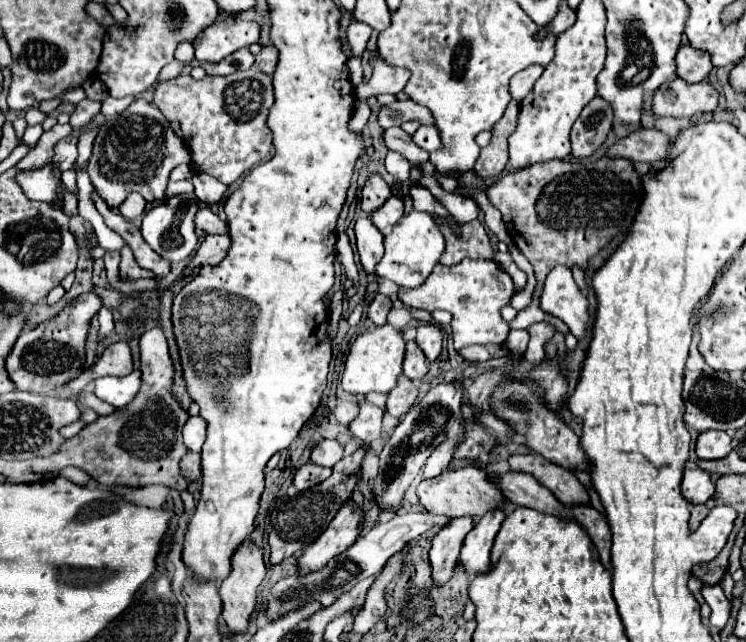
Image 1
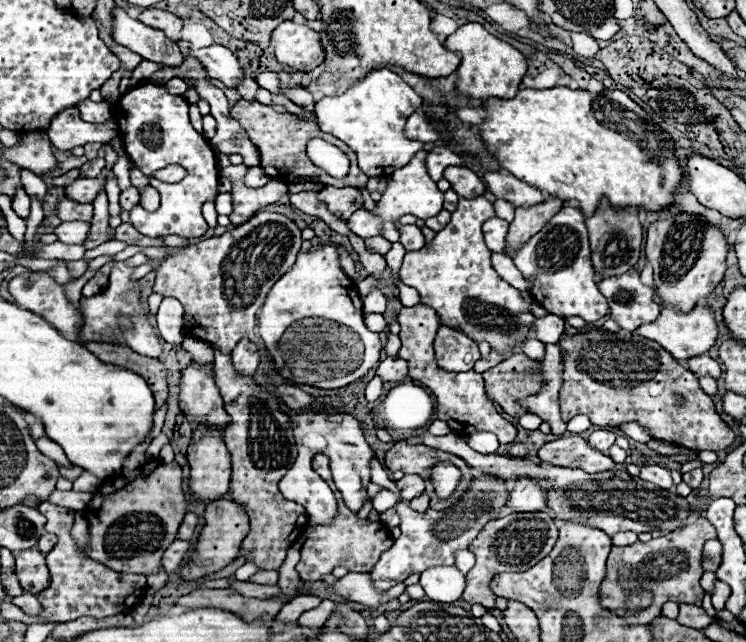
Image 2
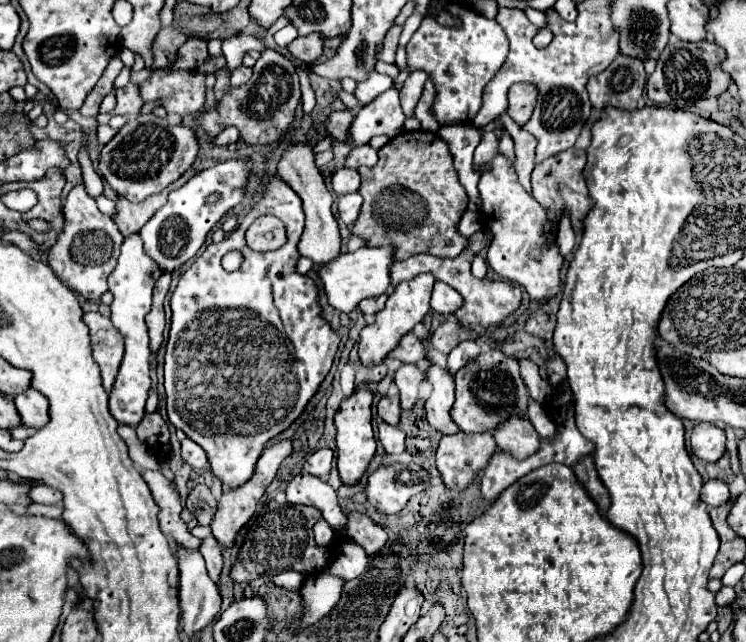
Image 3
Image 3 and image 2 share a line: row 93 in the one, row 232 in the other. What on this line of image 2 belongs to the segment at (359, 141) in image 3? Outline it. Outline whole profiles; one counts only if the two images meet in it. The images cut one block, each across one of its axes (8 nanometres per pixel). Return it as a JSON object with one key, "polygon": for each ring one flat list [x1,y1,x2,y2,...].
{"polygon":[[418,152,414,154,414,158,408,162,408,166,396,170,396,174,392,174,392,178,388,180,388,188,382,194,382,198,378,200,378,206,372,214,380,216,384,222,384,238,390,240,391,243,398,242,400,233,395,228,395,221,402,214,414,214,418,218,430,218,436,216,442,210,442,202,444,202,444,192,438,190,436,182,428,176,426,170,426,162,424,162,426,152]]}

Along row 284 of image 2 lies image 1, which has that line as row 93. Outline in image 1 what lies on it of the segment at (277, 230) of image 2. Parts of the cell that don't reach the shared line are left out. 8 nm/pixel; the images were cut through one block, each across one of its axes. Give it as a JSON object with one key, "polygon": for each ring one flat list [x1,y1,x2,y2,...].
{"polygon":[[256,68,228,76,204,76,202,80,180,74,174,80,158,84,152,102,168,120,180,122,194,168,226,186,262,162,272,148,273,134,266,126,266,118,274,104,274,88,272,78]]}

